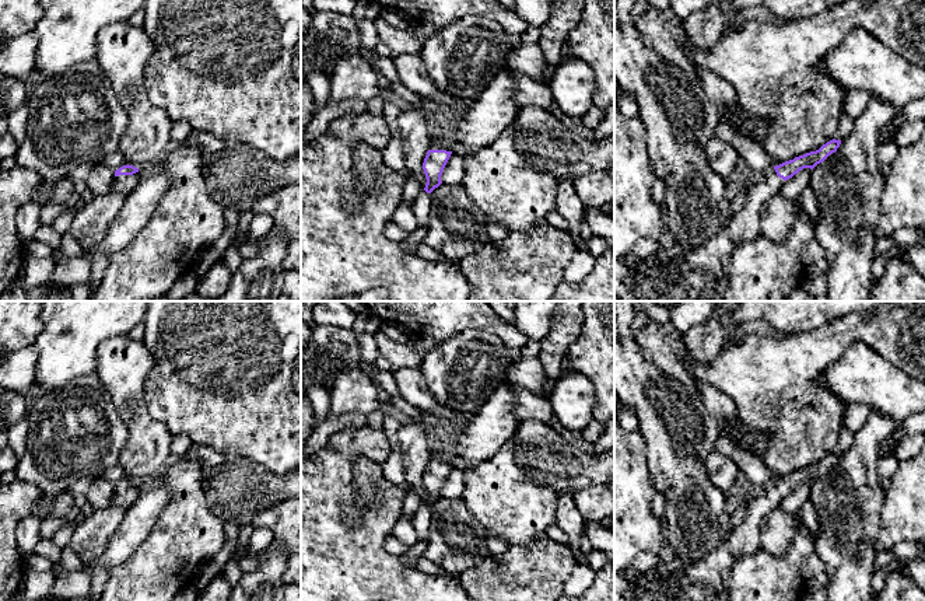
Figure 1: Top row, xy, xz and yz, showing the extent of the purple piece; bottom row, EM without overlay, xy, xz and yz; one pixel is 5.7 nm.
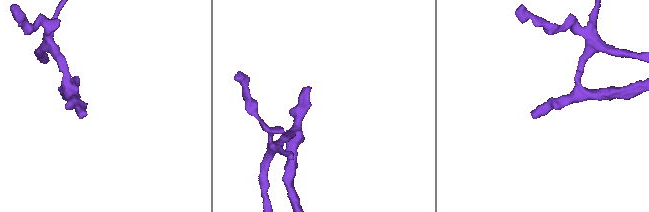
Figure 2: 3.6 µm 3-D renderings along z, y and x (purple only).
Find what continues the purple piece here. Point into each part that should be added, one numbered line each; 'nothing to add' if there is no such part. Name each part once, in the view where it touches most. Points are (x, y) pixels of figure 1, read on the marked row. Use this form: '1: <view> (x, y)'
1: xy (123, 184)

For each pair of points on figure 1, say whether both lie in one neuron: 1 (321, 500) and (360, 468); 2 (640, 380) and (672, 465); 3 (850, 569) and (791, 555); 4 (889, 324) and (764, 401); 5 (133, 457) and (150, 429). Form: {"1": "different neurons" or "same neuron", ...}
{"1": "different neurons", "2": "same neuron", "3": "different neurons", "4": "same neuron", "5": "same neuron"}

